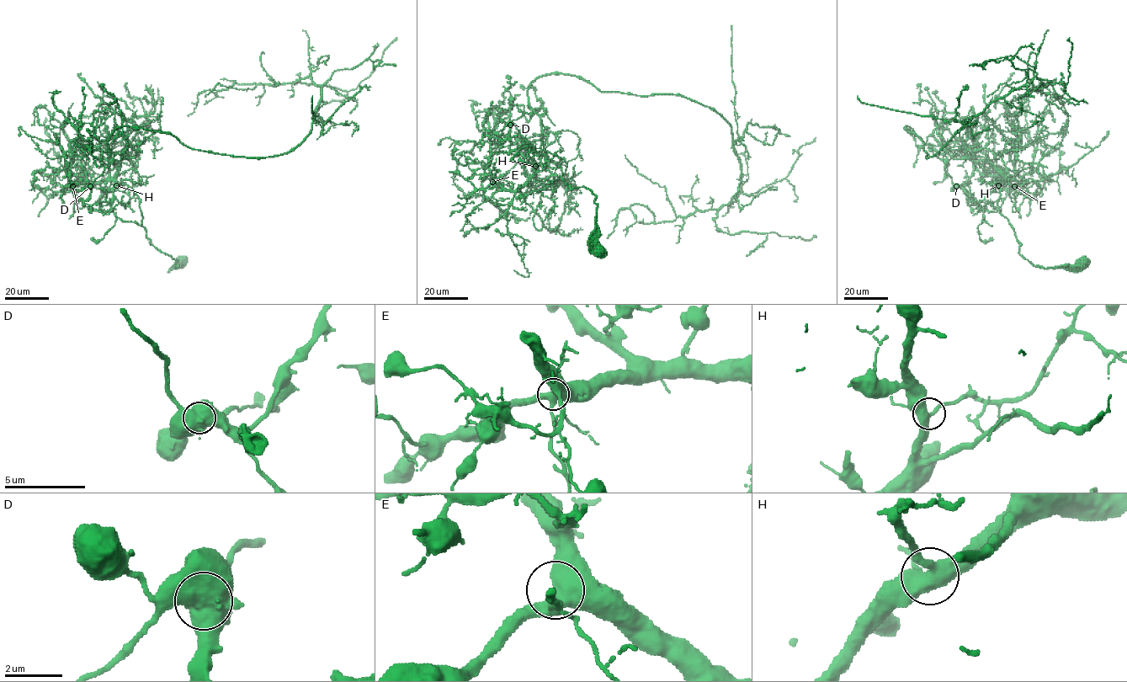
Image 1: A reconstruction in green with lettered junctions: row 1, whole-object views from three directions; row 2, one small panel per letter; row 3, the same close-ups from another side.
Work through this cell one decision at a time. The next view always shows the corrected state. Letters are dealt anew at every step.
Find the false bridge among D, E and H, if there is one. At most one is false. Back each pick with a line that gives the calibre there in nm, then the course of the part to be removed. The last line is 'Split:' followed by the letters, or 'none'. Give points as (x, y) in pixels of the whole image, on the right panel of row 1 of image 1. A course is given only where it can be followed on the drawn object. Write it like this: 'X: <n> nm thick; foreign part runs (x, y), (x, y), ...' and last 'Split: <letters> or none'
D: 650 nm thick; foreign part runs (956, 186), (946, 157), (907, 126), (926, 157), (935, 155), (1034, 77), (1055, 82), (1036, 91), (1070, 116)
Split: D

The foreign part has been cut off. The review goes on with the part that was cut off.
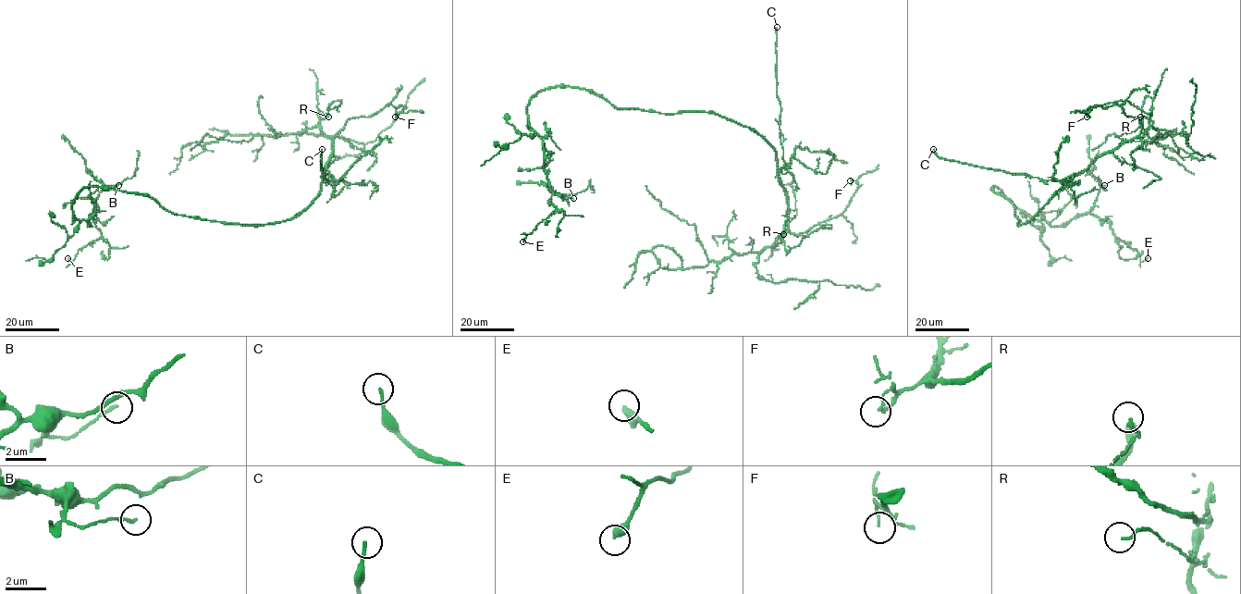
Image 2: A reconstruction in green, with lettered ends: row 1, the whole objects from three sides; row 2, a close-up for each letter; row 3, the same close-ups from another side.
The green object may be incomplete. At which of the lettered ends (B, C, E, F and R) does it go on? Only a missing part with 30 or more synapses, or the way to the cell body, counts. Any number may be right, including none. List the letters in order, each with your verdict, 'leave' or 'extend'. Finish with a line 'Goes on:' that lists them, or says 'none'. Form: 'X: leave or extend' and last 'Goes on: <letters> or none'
B: leave
C: extend
E: leave
F: leave
R: leave
Goes on: C

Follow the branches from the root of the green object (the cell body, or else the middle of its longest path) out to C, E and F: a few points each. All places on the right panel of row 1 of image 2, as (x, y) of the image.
C: (1020, 225), (1028, 222), (1075, 174), (1054, 180), (1008, 173), (939, 158), (933, 149)
E: (1020, 225), (1014, 206), (994, 186), (1016, 207), (1052, 227), (1095, 215), (1137, 252), (1141, 261), (1148, 258)
F: (1020, 225), (1072, 179), (1141, 129), (1140, 120), (1117, 105), (1095, 105), (1087, 117)

